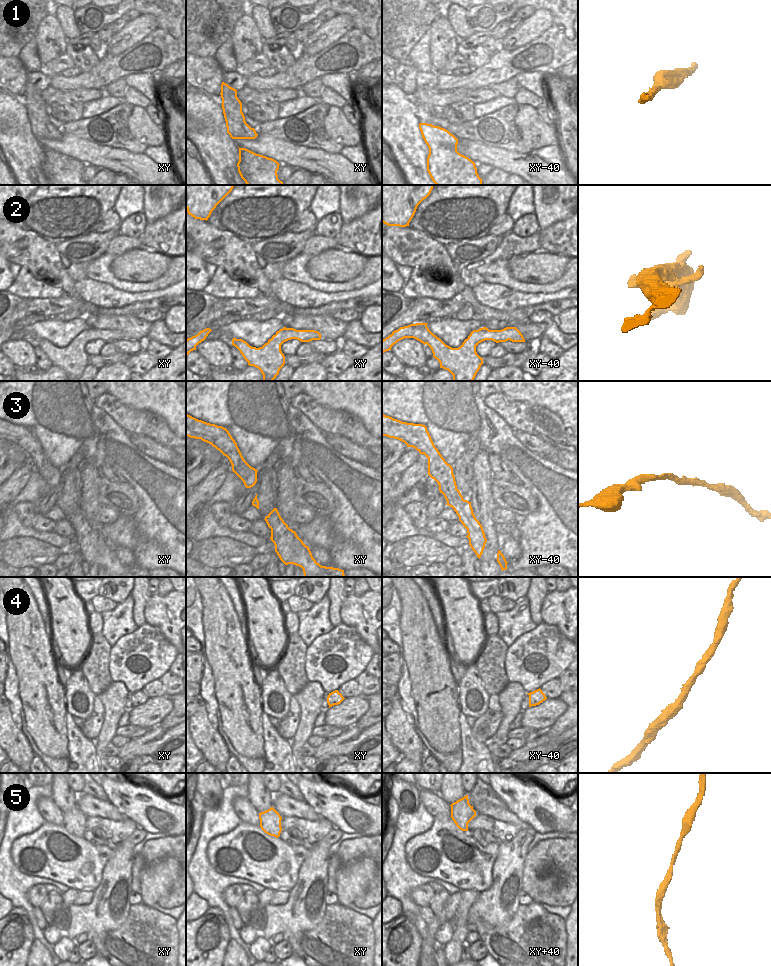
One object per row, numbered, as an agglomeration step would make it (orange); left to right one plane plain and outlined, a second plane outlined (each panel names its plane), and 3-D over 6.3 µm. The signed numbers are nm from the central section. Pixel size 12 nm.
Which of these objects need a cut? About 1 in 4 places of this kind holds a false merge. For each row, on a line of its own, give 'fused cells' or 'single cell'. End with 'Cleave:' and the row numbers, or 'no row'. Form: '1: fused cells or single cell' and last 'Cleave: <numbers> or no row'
1: single cell
2: single cell
3: single cell
4: single cell
5: single cell
Cleave: no row

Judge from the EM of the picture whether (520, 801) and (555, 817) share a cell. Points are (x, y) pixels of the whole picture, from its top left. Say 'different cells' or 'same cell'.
same cell

